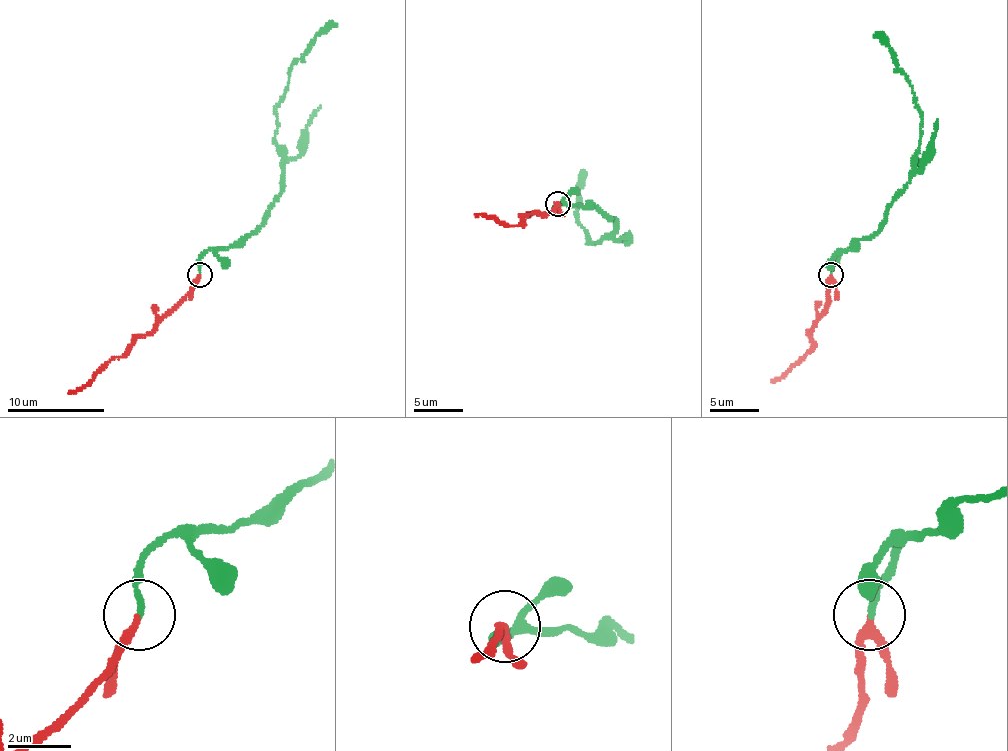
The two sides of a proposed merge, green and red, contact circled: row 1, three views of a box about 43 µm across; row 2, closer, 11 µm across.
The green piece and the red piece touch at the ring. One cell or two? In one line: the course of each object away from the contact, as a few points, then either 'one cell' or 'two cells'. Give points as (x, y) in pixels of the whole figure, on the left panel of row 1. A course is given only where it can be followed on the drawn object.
green runs (200, 275), (200, 260), (253, 234), (278, 196), (284, 170), (276, 104), (293, 63), (335, 24); red runs (200, 275), (189, 292), (152, 330), (140, 335), (120, 356), (112, 357), (91, 380), (68, 393); two cells

